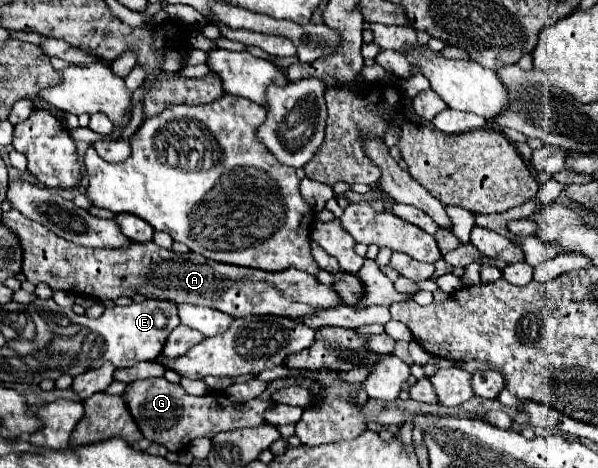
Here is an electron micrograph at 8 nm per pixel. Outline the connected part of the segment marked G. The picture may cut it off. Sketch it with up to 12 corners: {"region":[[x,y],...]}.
{"region":[[166,378],[128,384],[144,438],[180,452],[196,438],[264,426],[274,400],[190,396]]}

